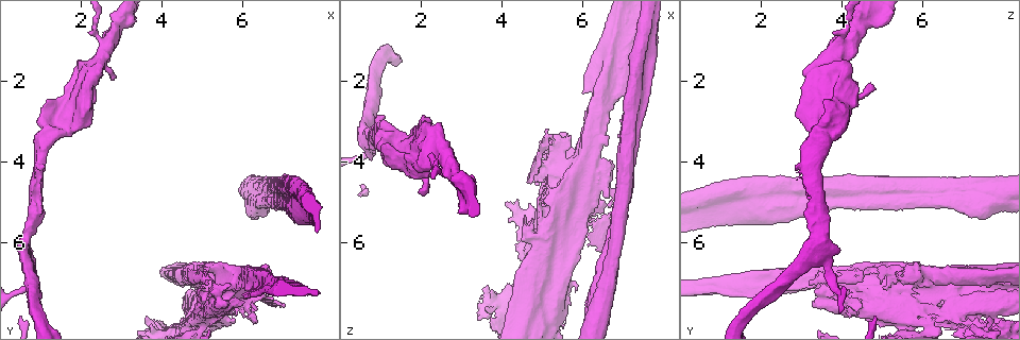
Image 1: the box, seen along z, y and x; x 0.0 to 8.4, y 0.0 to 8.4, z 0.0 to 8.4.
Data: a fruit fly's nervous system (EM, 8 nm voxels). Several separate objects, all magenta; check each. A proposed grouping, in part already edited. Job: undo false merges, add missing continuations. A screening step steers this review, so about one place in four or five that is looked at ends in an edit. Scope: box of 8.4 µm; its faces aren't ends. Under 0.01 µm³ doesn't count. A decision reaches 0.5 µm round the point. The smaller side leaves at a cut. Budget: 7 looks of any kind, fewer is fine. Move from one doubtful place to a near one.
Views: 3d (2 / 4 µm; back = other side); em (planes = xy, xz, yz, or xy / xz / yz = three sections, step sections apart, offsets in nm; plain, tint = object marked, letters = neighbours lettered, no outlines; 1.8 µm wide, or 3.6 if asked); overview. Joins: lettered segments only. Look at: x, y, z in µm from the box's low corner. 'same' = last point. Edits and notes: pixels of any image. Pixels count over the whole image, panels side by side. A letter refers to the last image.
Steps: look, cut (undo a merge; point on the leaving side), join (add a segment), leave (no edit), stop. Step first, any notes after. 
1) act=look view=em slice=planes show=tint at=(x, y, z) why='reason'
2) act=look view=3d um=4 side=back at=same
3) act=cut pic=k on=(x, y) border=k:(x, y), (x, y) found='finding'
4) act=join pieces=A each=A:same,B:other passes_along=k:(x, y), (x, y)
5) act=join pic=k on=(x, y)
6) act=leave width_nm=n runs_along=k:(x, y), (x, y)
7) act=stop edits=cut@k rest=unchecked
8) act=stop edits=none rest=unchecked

act=look view=3d um=4 at=(6.55, 6.65, 3.95) why='stops while still wide'

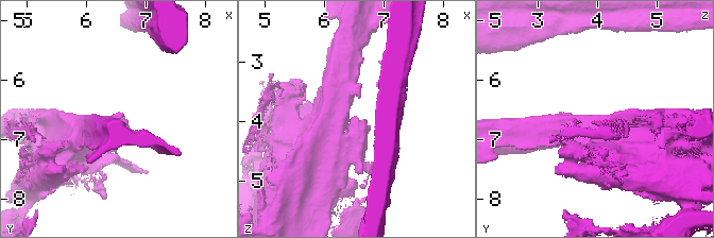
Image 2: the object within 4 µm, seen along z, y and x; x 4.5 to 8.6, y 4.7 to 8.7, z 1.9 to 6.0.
act=look view=em slice=xz step=4 show=tint at=(6.60, 6.70, 3.95)

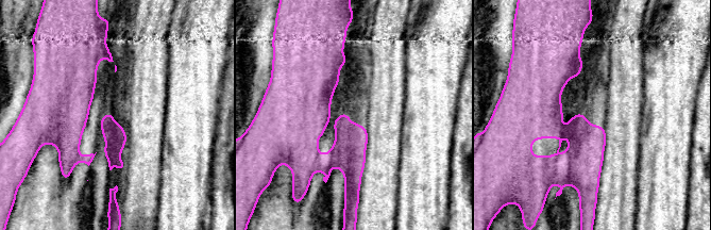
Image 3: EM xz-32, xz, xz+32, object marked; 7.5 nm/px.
act=look view=em slice=planes show=letters at=same why='cut it another way'

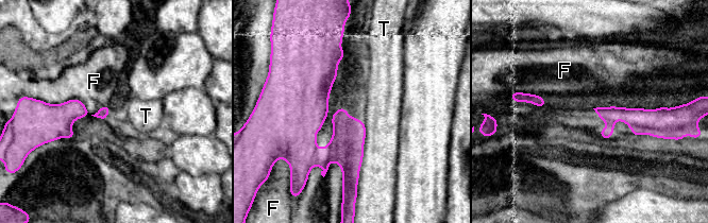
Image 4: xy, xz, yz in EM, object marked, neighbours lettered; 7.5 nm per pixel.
act=leave each=F:other,T:other runs_along=4:(336, 50), (310, 89), (310, 144), (356, 175) found='none of them fits'

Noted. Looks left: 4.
act=look view=em slice=planes show=tint at=(4.70, 6.70, 4.50) why='thin end'

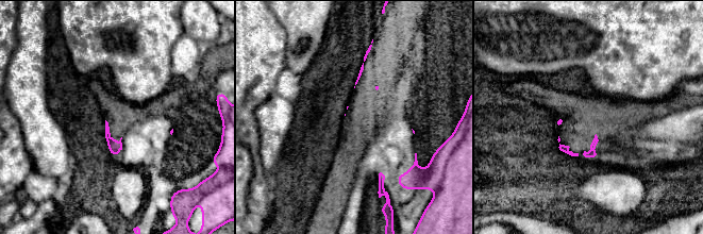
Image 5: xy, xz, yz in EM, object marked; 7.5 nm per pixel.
act=look view=em slice=planes show=letters at=same why='what lies round it'

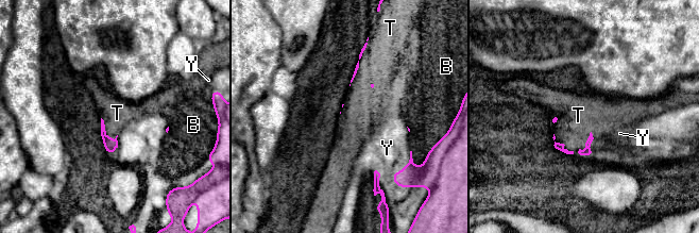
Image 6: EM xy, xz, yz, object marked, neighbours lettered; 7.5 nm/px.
act=leave each=B:other,T:other,Y:other found='none of them fits'

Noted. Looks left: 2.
act=look view=em um=3.6 slice=planes show=letters at=(4.70, 6.80, 7.75) why='branch point'

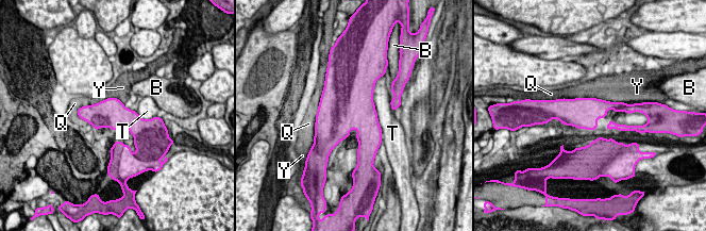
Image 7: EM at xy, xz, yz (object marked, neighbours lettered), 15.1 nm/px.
act=cut pic=7 on=(118, 146) each=B:other,Q:other,T:other,Y:other border=7:(123, 146), (120, 151) found='a second neuron is stuck on'

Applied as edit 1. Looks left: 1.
act=stop edits=cut@7 rest=unchecked

